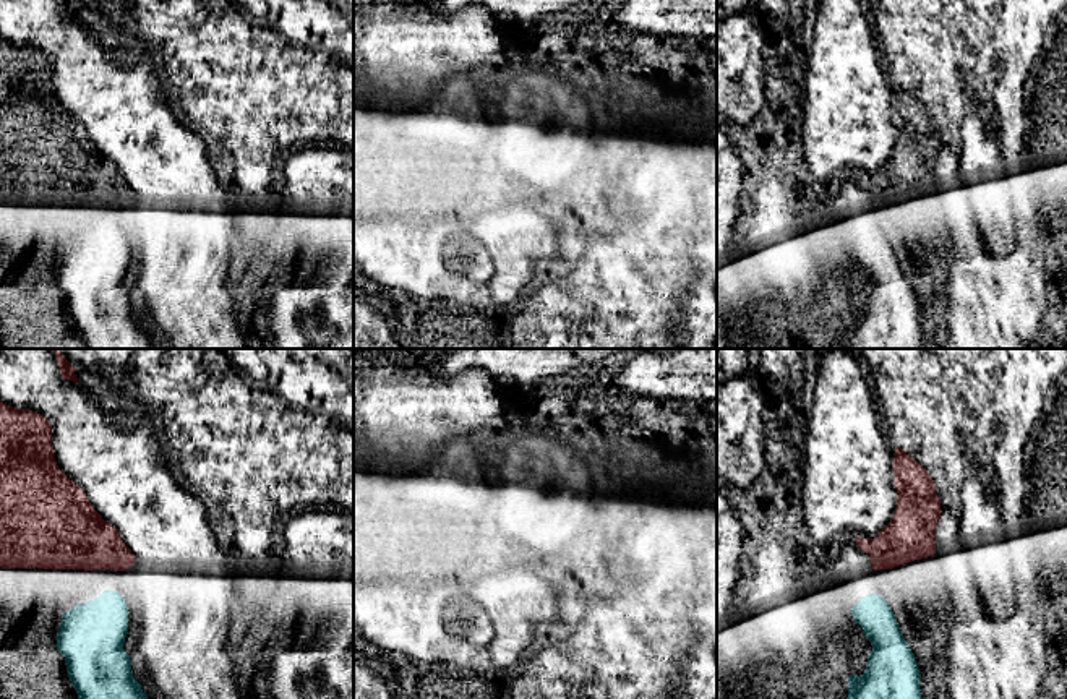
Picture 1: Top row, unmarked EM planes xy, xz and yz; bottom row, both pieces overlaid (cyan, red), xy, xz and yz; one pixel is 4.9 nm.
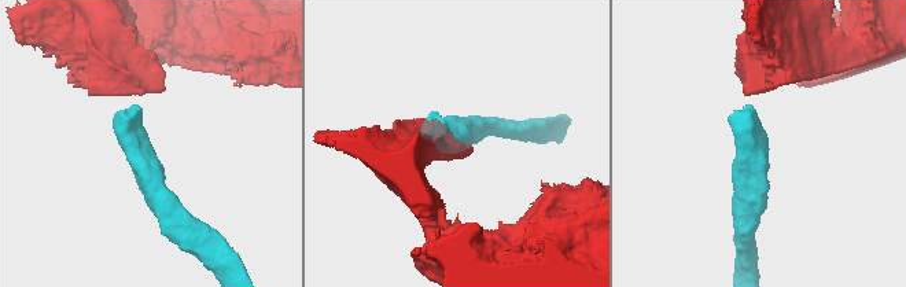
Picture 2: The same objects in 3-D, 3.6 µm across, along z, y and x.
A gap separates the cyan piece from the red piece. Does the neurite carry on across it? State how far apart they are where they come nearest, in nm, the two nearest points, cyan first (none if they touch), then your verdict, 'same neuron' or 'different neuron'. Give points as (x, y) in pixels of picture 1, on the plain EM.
100 nm apart; from cyan across xy (114, 227), (115, 206); different neuron

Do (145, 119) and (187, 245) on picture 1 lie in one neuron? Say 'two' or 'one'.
one

